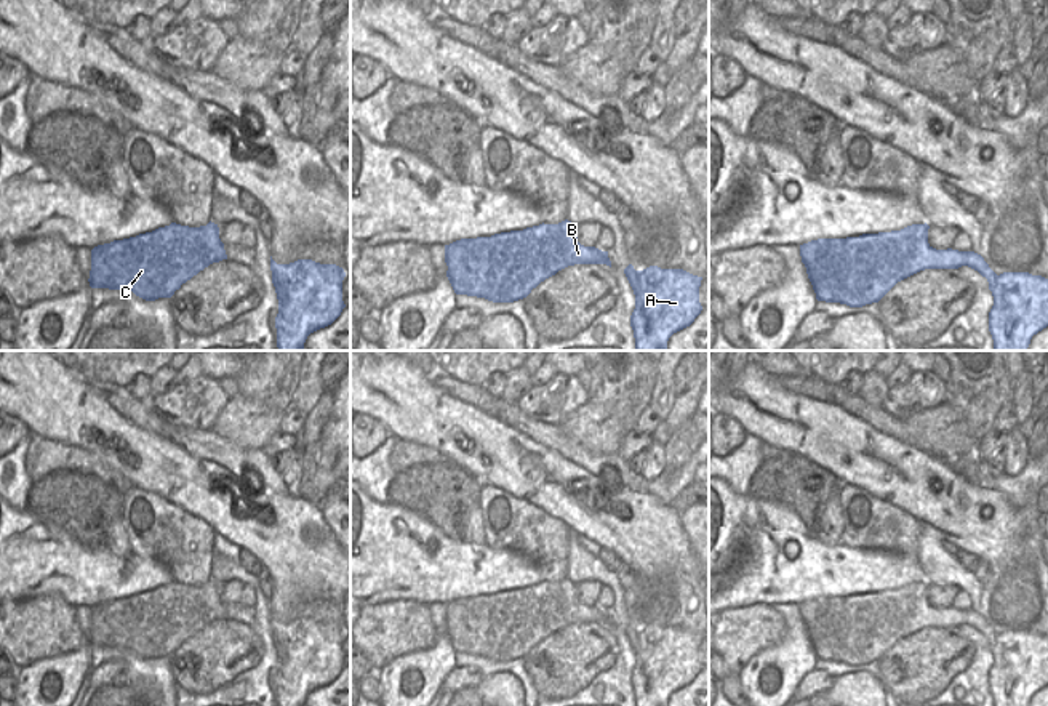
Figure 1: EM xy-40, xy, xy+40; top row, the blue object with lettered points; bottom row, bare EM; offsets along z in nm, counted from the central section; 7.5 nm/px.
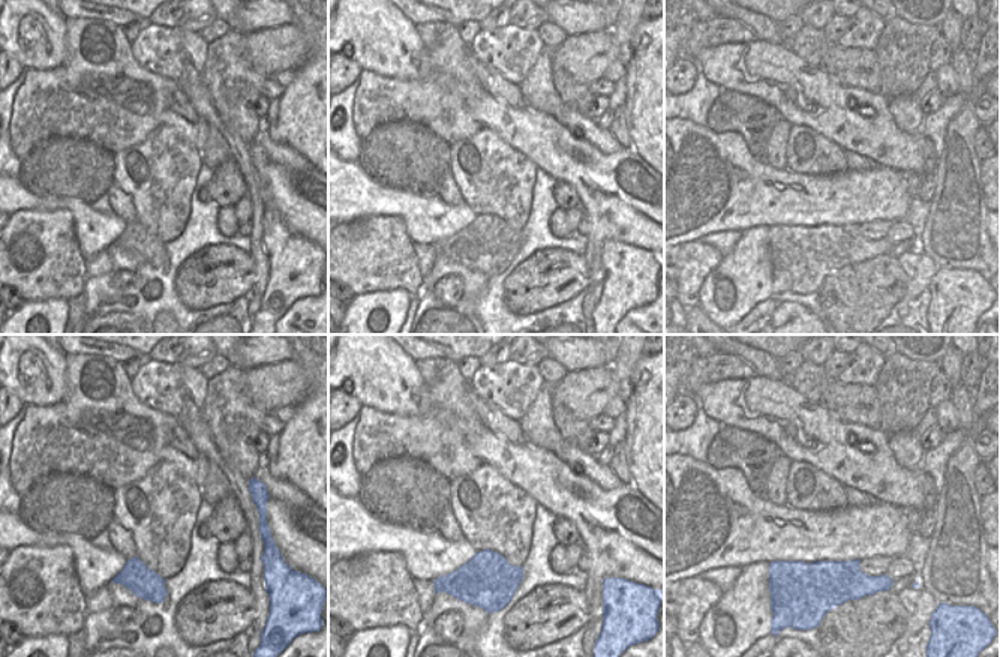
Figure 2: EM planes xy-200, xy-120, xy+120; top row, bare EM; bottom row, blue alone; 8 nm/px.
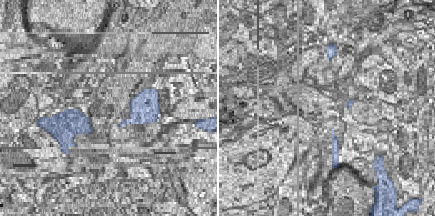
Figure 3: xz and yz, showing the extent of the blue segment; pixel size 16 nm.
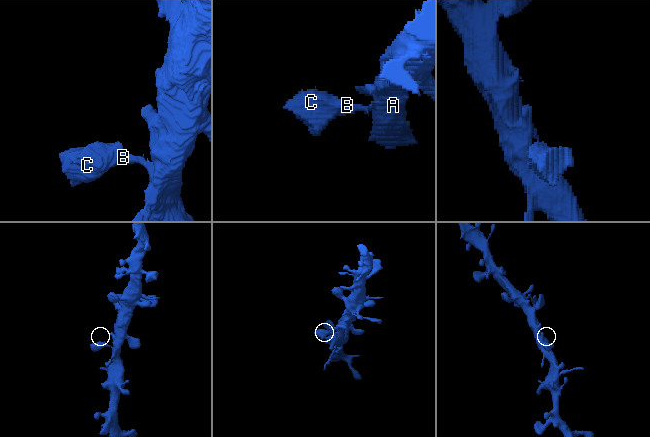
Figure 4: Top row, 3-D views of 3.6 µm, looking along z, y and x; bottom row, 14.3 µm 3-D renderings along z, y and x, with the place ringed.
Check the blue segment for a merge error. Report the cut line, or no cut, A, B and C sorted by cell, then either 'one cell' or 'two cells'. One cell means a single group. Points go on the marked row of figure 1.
no cut | A B C | one cell

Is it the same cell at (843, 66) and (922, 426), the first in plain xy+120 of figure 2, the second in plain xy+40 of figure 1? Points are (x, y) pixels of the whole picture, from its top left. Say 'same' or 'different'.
same

